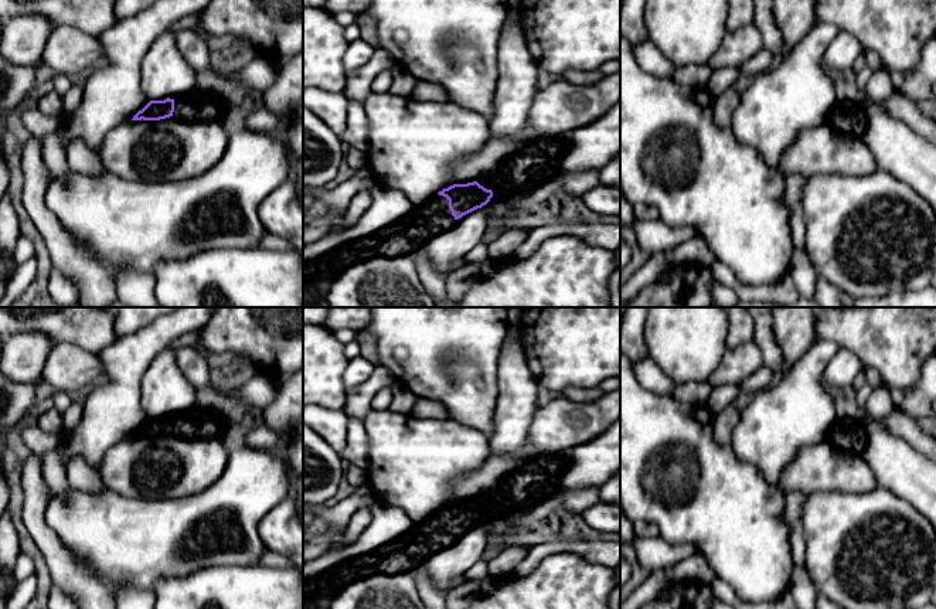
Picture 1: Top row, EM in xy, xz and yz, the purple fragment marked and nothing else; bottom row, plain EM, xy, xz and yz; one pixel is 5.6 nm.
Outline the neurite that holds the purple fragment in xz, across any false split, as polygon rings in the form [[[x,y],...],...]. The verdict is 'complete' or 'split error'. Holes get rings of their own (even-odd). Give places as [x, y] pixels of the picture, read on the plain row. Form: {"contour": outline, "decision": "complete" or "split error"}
{"contour": [[[477,499],[443,506],[382,547],[337,561],[330,569],[303,581],[303,598],[334,592],[377,574],[412,572],[432,554],[449,547],[459,535],[486,523],[491,514],[493,508]]], "decision": "split error"}

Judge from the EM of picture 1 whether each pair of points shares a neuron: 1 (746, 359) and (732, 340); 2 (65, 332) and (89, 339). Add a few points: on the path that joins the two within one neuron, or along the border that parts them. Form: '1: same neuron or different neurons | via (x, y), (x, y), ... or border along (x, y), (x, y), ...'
1: different neurons | border along (751, 340), (727, 349)
2: same neuron | via (71, 332), (84, 333)

